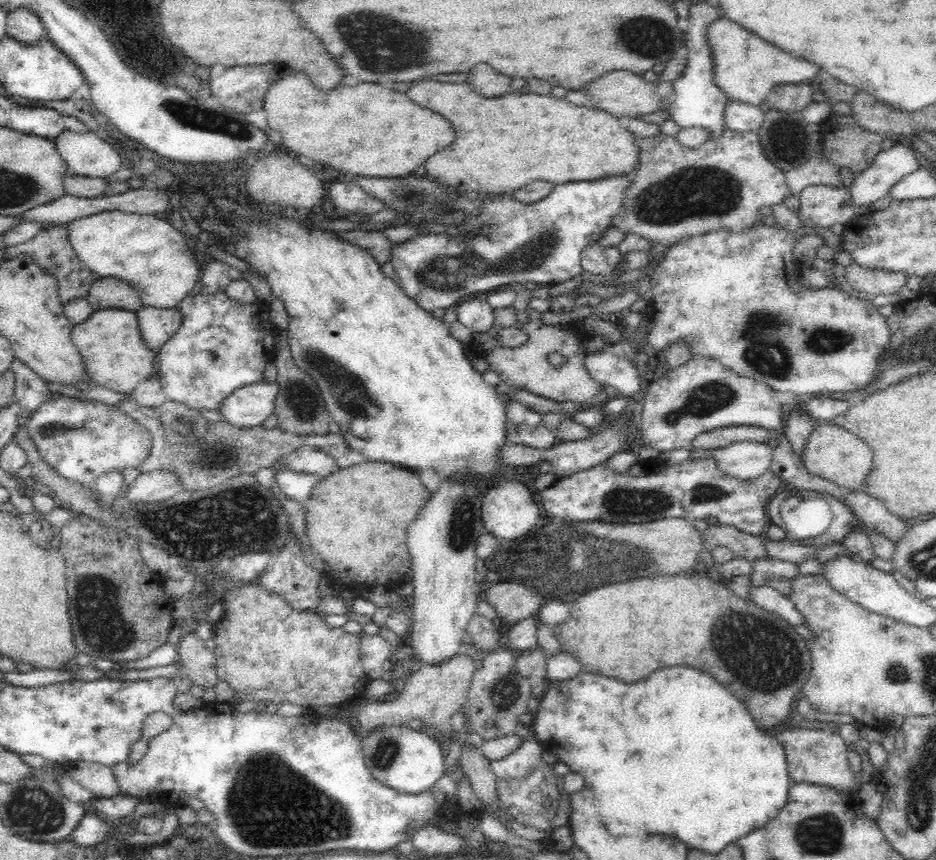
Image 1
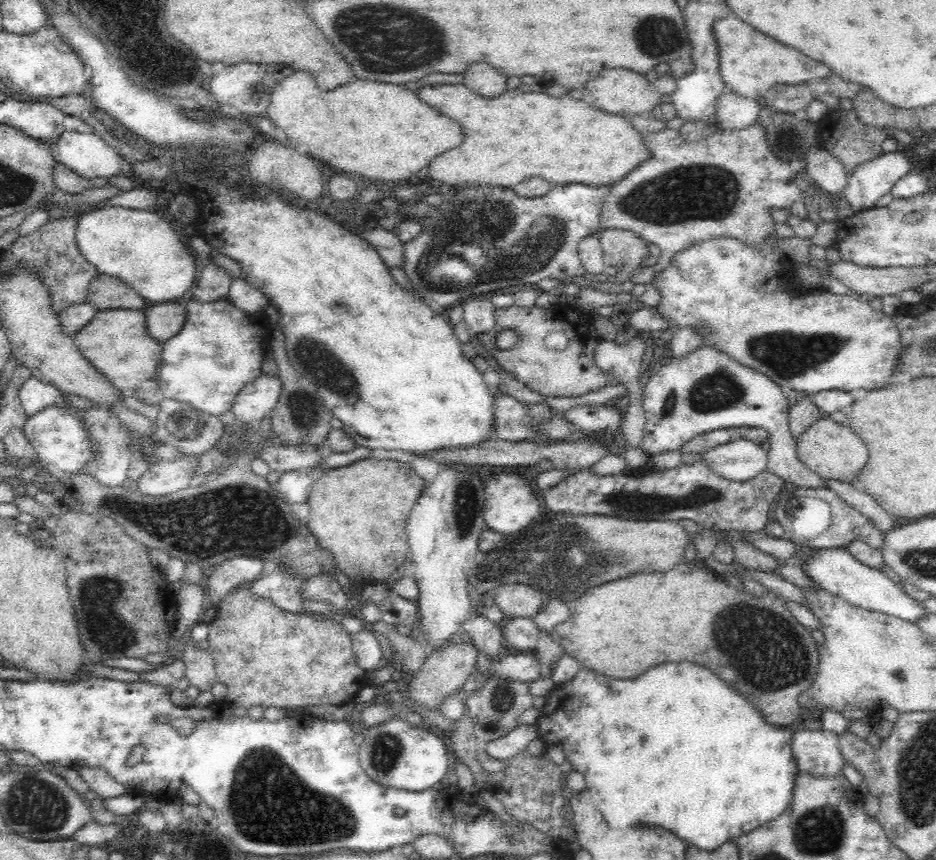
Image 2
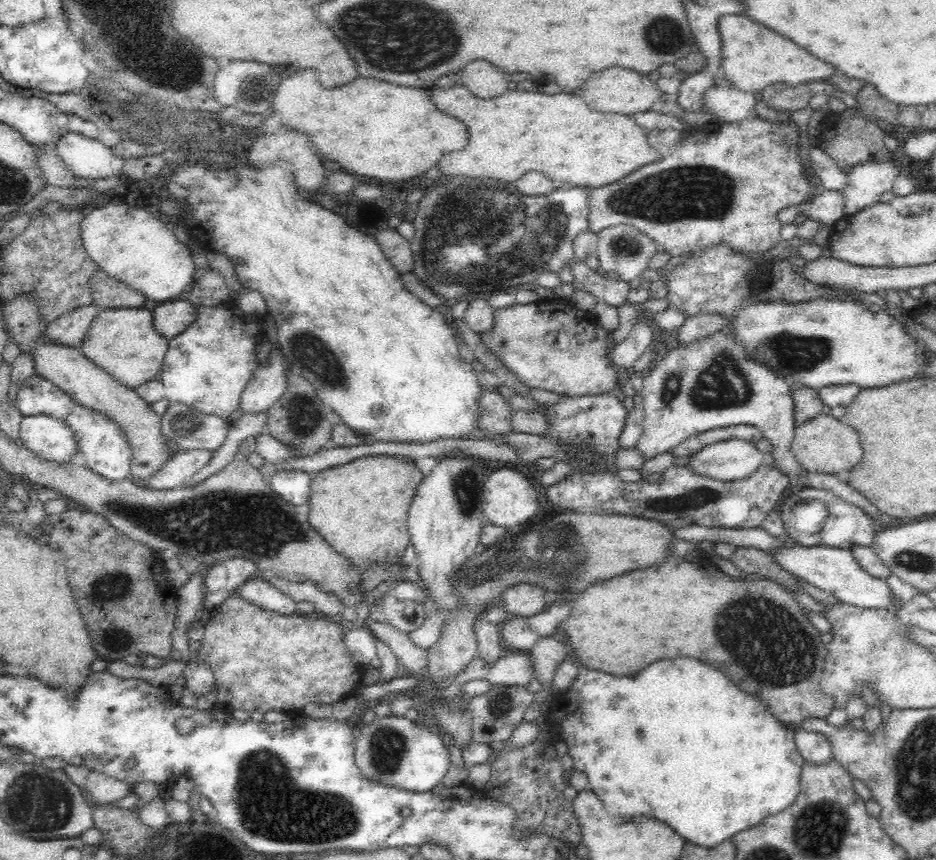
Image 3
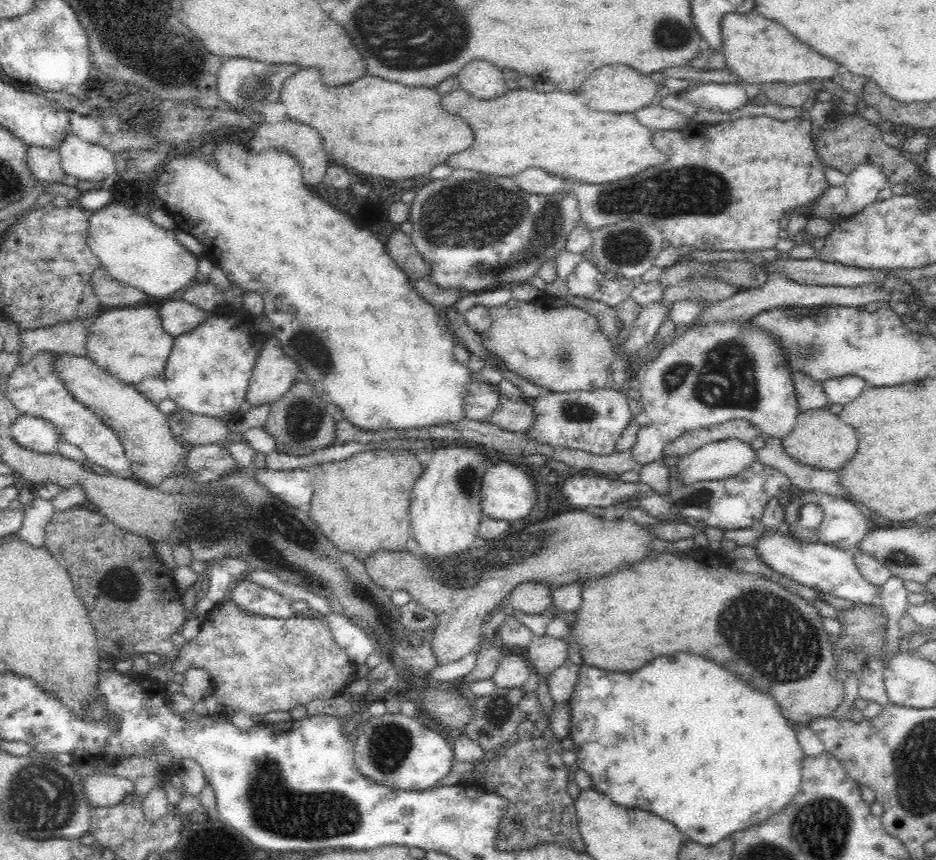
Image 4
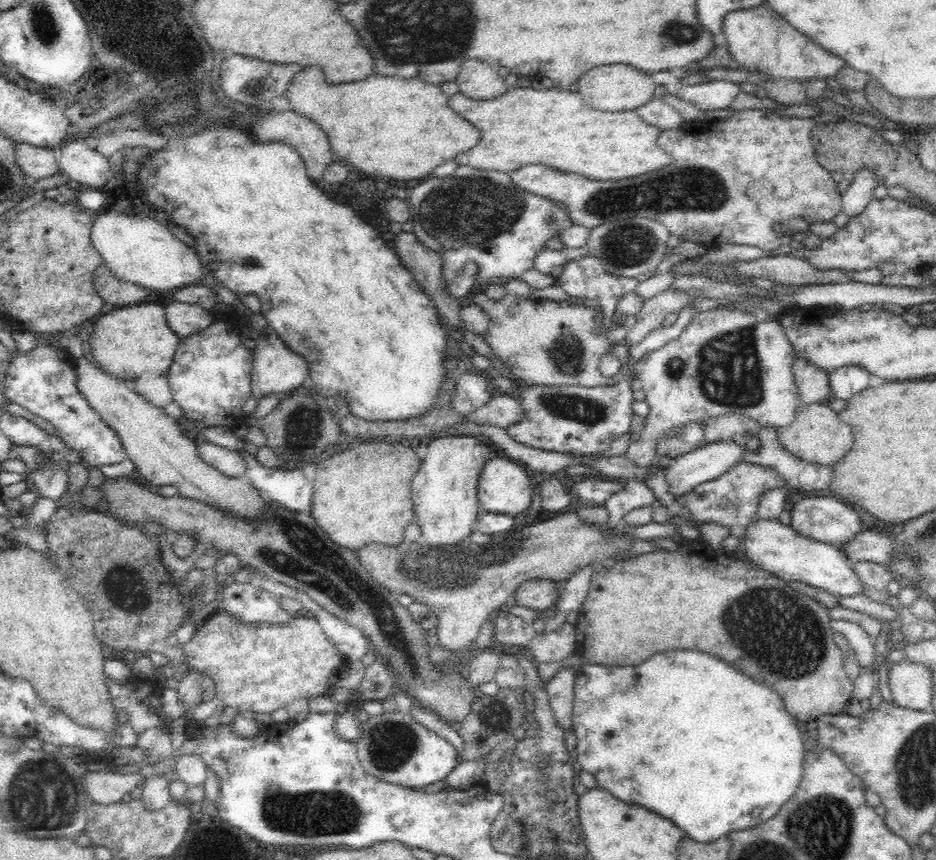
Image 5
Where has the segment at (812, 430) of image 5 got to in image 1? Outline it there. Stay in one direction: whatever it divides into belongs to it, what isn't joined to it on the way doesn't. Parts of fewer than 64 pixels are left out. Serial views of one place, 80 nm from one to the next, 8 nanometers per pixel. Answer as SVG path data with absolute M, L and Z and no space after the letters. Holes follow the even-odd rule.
M821 424L814 428L803 452L804 467L809 474L837 484L844 490L858 492L866 490L865 483L872 472L874 458L869 448L860 438L836 424Z

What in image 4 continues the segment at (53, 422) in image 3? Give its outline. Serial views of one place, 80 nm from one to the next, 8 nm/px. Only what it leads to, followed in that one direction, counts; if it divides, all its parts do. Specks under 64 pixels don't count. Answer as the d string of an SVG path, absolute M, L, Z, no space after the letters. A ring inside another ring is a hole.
M22 415L9 430L12 439L24 448L40 454L56 454L64 435L50 420L42 417Z

